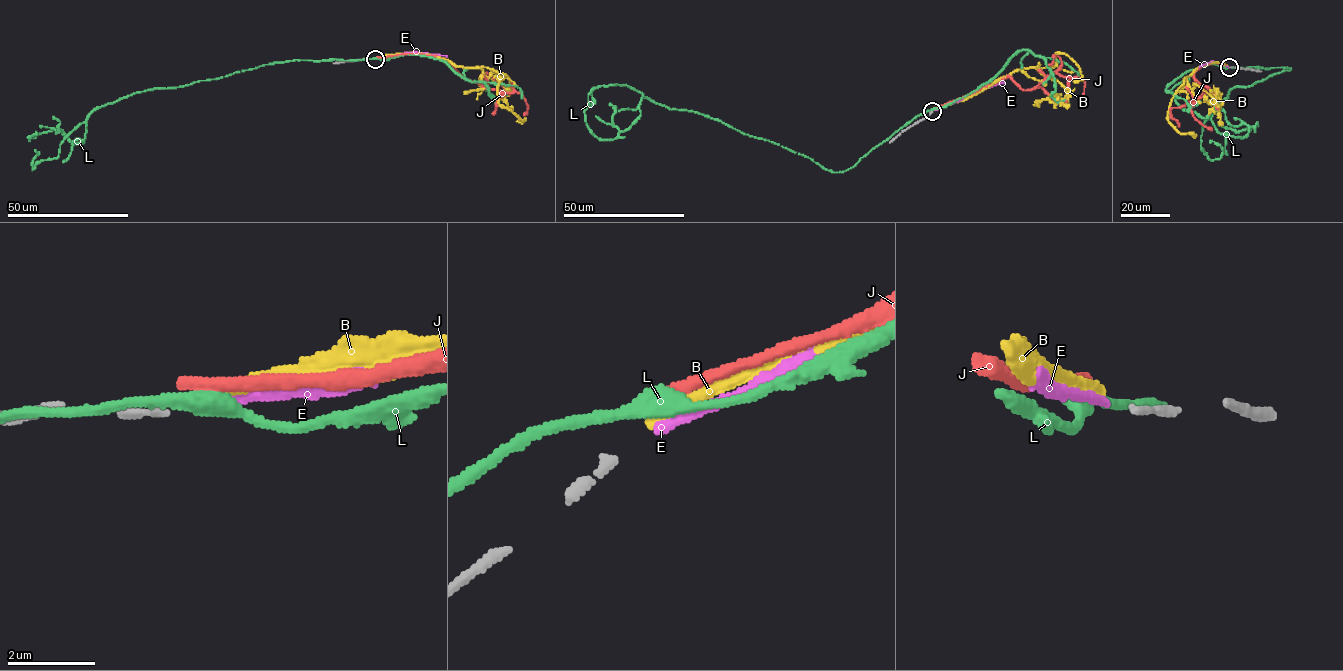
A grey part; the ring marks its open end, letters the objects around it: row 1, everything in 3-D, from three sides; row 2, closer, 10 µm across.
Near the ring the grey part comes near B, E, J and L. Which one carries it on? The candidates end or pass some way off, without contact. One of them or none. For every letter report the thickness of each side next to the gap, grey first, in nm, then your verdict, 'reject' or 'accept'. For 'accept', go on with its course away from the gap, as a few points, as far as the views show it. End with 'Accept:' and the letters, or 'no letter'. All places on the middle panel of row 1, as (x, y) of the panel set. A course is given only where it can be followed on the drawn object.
B: 170 nm thick on the grey side, 280 nm on the other; reject
E: 170 nm thick on the grey side, 200 nm on the other; accept; it runs (934, 110), (1004, 82)
J: 170 nm thick on the grey side, 240 nm on the other; reject
L: 170 nm thick on the grey side, 300 nm on the other; reject
Accept: E

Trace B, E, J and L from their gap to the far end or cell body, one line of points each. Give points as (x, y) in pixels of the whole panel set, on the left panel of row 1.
B: (377, 58), (425, 53), (508, 77), (509, 88), (484, 77), (476, 99)
E: (377, 58), (414, 52), (446, 56)
J: (376, 57), (437, 56), (466, 79), (486, 88), (519, 92), (528, 106), (524, 114)
L: (375, 58), (276, 62), (133, 93), (96, 108), (83, 142), (57, 129), (30, 139), (36, 131)

